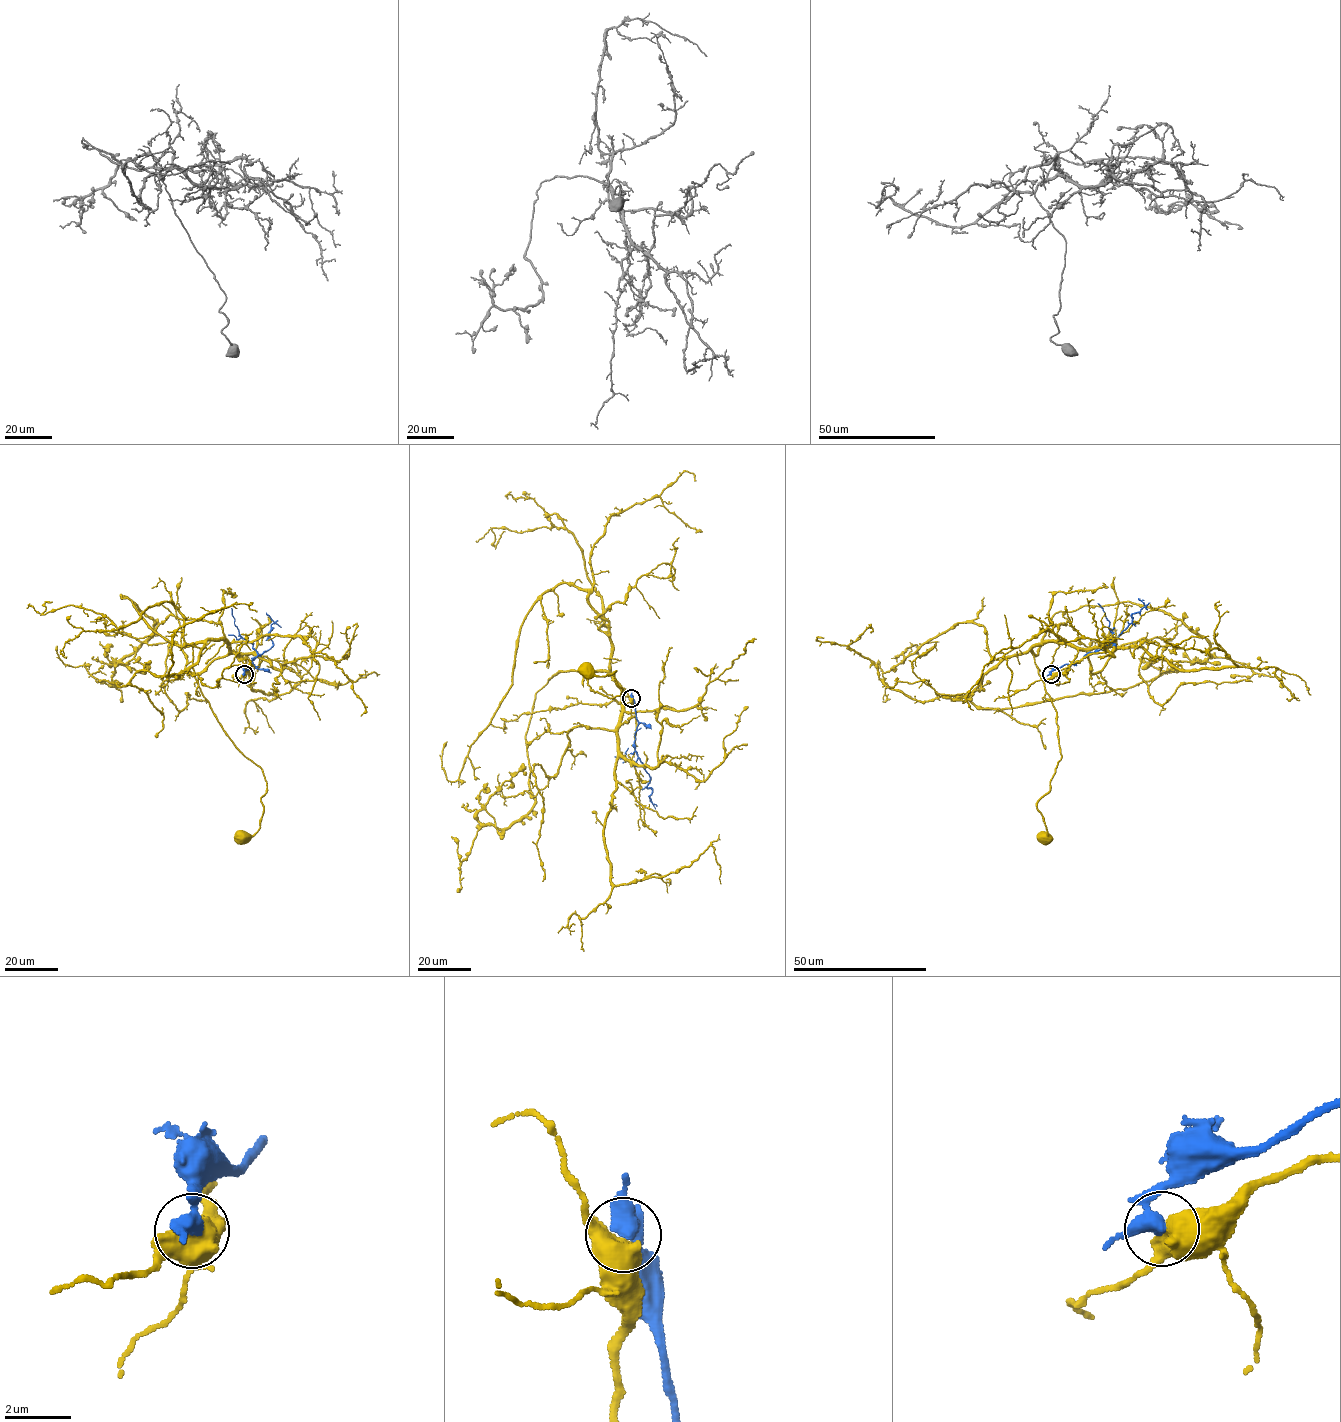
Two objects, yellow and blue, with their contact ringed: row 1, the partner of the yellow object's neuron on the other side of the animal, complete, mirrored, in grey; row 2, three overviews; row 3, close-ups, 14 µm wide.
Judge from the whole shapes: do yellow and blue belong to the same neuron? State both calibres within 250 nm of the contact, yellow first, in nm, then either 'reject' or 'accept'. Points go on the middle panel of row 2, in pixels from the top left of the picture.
550 nm thick on the yellow side, 400 nm on the other; reject

